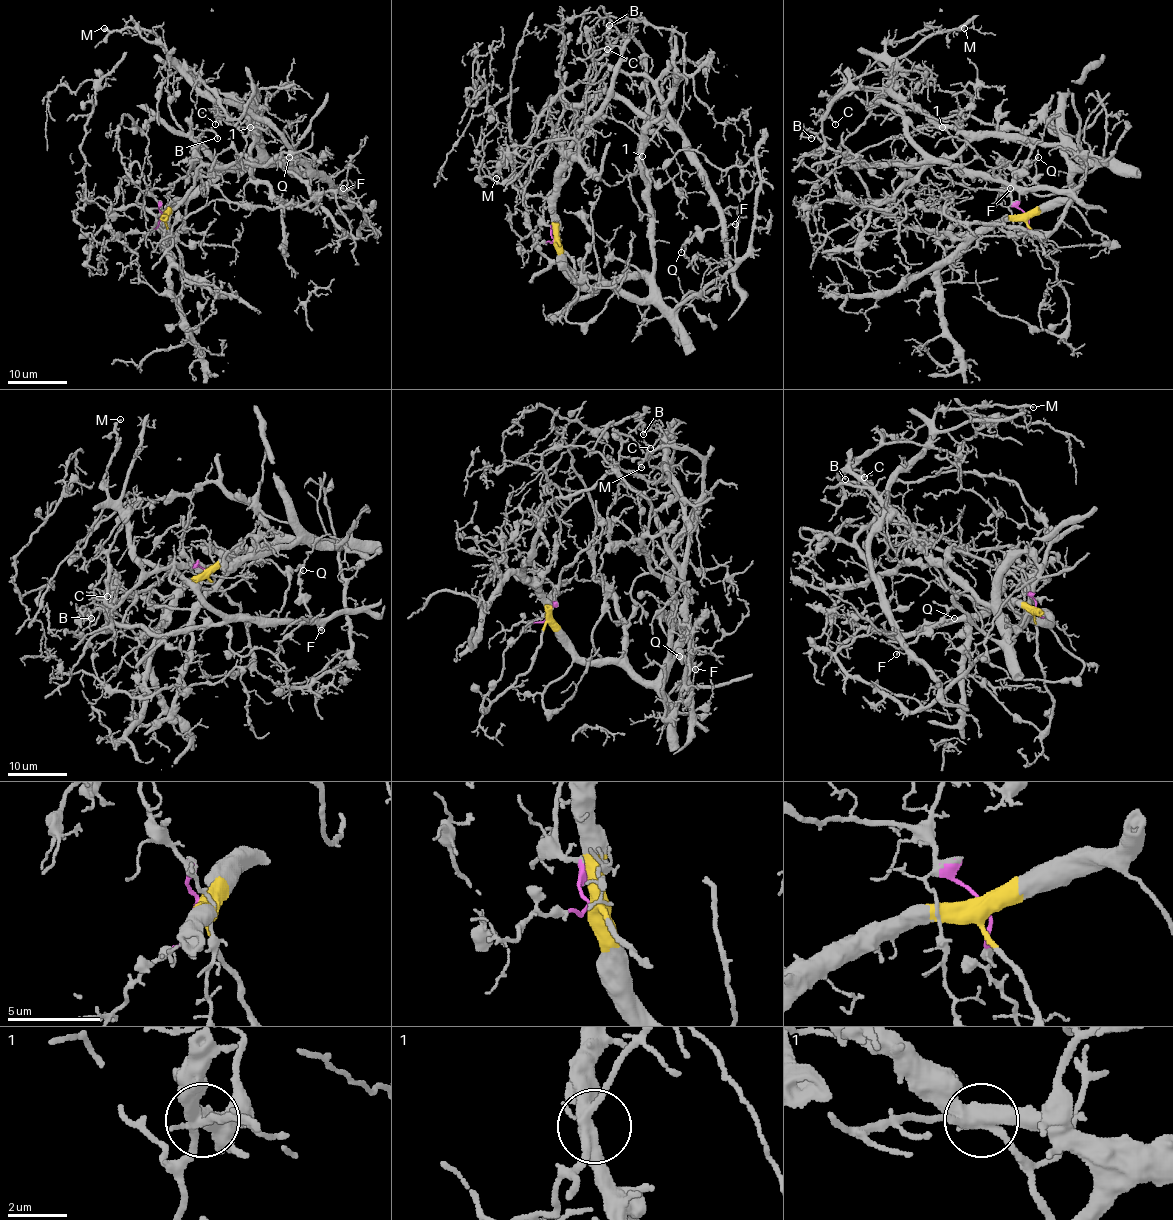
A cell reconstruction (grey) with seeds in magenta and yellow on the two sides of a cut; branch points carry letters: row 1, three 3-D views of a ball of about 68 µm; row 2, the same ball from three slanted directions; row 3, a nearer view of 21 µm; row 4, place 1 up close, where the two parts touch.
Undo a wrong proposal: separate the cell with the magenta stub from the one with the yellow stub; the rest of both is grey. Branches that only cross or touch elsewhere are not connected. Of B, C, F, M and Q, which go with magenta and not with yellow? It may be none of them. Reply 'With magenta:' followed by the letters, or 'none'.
With magenta: B, F, M, Q

